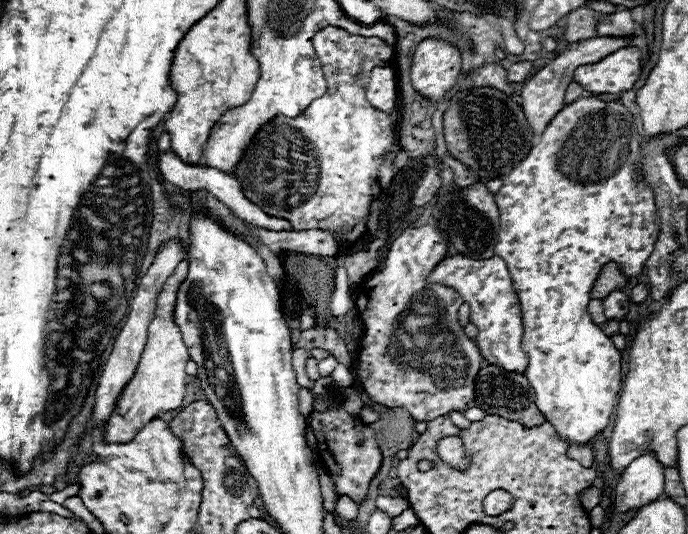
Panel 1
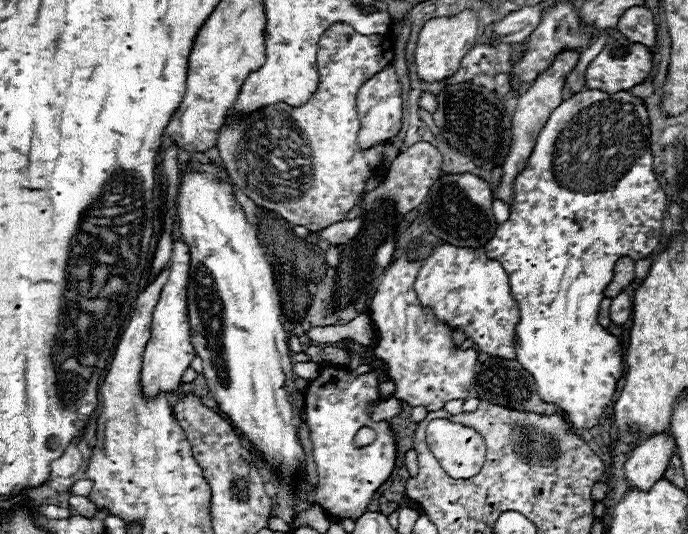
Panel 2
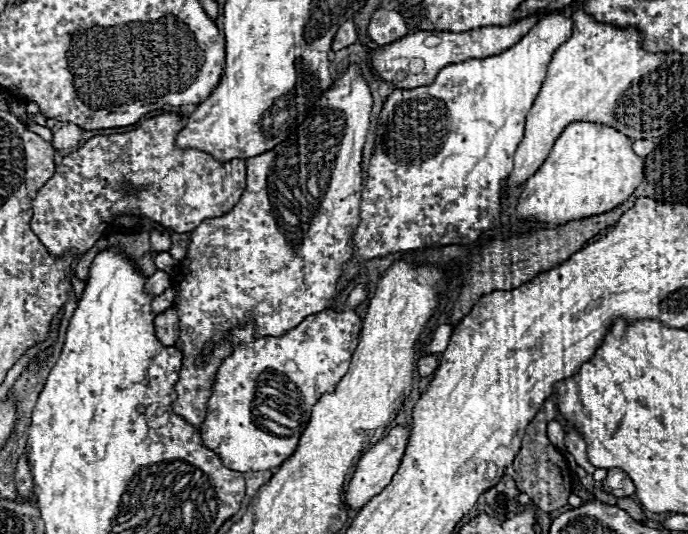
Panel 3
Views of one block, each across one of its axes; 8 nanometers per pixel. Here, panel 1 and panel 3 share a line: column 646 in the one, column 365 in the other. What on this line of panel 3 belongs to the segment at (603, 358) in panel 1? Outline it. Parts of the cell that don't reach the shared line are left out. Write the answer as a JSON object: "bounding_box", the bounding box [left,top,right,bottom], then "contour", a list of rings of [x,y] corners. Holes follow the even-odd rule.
{"bounding_box":[340,12,572,288],"contour":[[[552,12],[548,16],[544,16],[520,42],[516,42],[514,46],[510,46],[508,50],[492,56],[492,58],[472,58],[472,60],[464,60],[458,64],[450,64],[446,68],[442,68],[436,76],[436,80],[430,86],[418,86],[414,90],[396,90],[388,96],[380,118],[378,118],[378,142],[376,142],[376,150],[372,154],[372,162],[370,162],[370,170],[368,170],[368,180],[364,184],[362,190],[362,212],[360,212],[360,226],[356,228],[352,240],[354,240],[354,256],[346,266],[344,266],[344,274],[340,280],[340,288],[346,288],[348,282],[352,278],[358,276],[360,266],[364,260],[374,258],[374,256],[386,256],[386,254],[396,254],[396,252],[410,252],[410,250],[420,250],[420,248],[430,248],[430,246],[448,246],[448,244],[470,244],[474,240],[480,238],[480,234],[484,230],[490,230],[498,220],[500,220],[500,192],[502,192],[502,180],[512,172],[512,156],[516,152],[516,146],[520,144],[522,136],[524,136],[524,124],[526,124],[526,116],[534,104],[534,96],[538,96],[540,88],[542,88],[542,80],[546,80],[546,68],[548,62],[554,54],[554,50],[568,40],[572,32],[572,20],[570,16],[566,16],[564,12]]]}

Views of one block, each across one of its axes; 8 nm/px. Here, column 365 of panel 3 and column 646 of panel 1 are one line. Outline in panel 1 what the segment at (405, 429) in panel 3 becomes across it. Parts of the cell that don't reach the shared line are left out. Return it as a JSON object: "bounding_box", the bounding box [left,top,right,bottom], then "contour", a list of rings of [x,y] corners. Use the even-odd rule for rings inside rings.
{"bounding_box":[616,454,664,514],"contour":[[[644,454],[628,464],[616,486],[616,510],[626,514],[664,494],[664,468],[654,454]]]}

